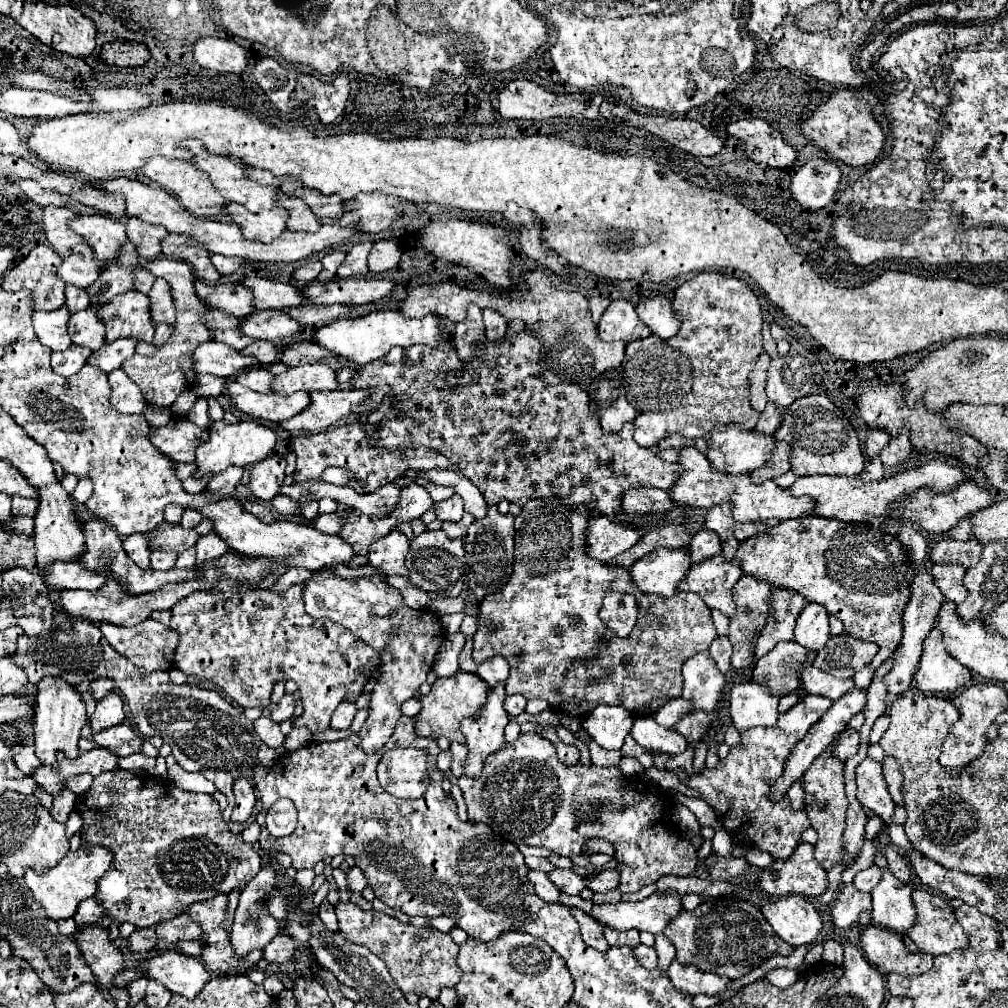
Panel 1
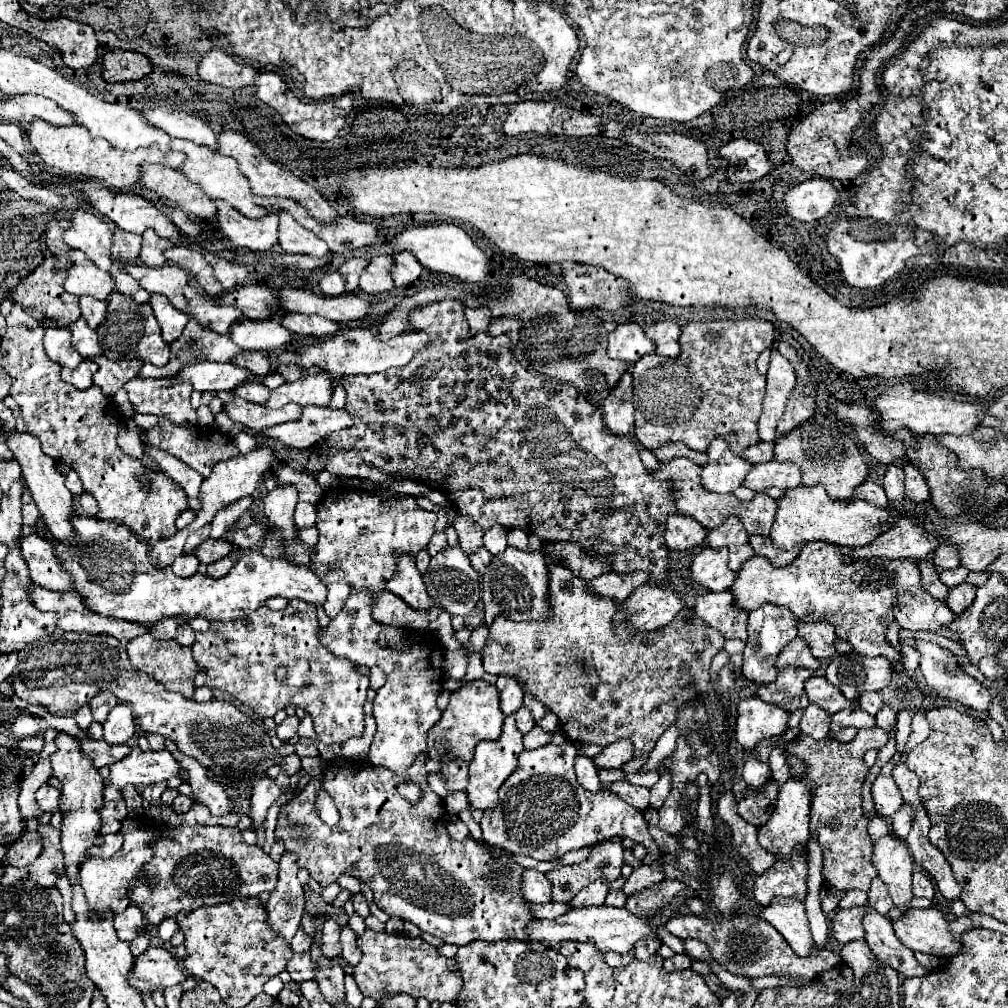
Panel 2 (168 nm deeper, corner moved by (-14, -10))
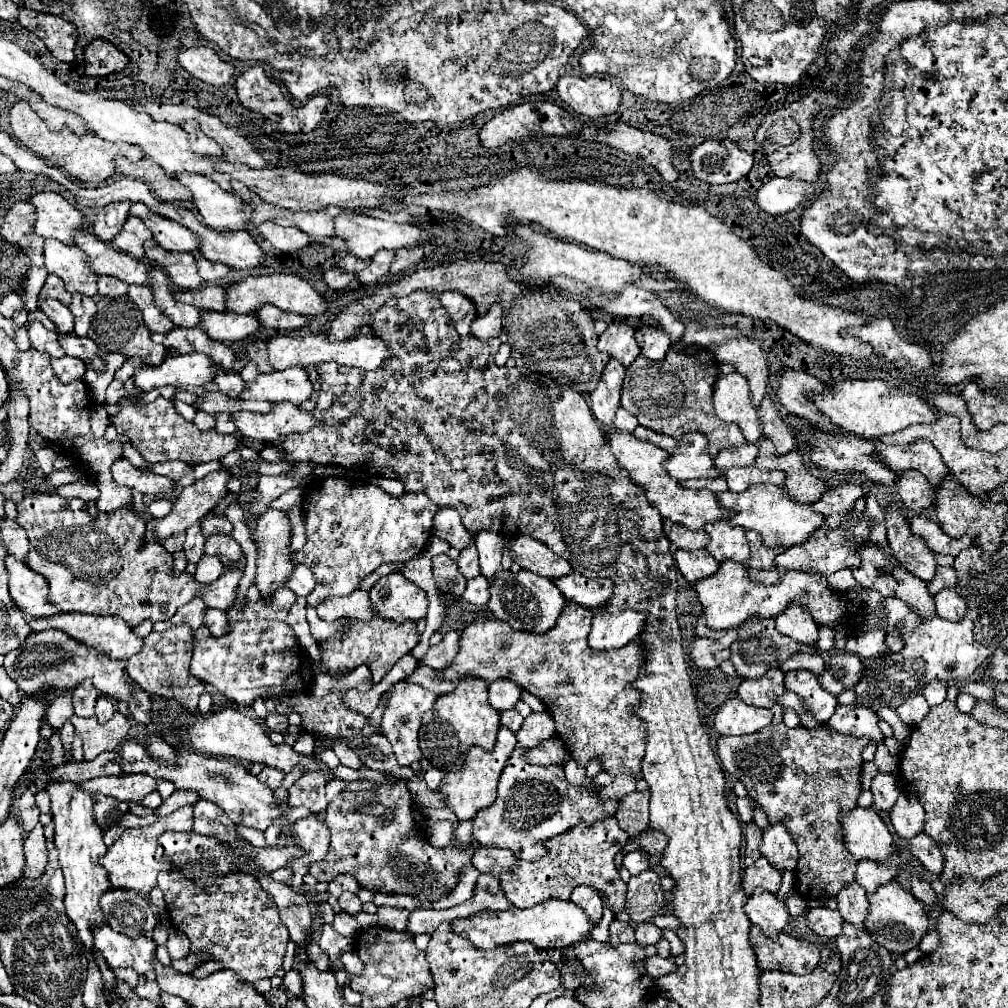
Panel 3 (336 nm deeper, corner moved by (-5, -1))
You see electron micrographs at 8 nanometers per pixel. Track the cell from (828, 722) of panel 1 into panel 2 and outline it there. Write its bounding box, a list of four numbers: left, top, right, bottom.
[758,779,810,855]

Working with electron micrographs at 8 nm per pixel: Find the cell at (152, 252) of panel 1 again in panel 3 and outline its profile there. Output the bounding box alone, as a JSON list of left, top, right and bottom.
[111,216,153,258]

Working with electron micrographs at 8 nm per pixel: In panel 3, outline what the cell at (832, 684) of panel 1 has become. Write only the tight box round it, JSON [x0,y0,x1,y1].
[785,670,837,724]

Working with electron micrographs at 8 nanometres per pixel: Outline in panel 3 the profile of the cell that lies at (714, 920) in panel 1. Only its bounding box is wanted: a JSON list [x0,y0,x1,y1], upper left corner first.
[749,926,819,974]

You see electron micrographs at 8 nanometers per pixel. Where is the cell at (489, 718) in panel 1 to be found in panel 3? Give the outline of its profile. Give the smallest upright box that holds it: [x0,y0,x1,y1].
[439,726,517,820]

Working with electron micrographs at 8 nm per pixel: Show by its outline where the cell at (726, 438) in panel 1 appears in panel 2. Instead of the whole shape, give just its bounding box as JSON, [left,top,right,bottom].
[700,439,750,493]

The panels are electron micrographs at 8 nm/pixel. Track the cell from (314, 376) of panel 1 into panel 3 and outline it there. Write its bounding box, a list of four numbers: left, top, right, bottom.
[243,368,313,404]

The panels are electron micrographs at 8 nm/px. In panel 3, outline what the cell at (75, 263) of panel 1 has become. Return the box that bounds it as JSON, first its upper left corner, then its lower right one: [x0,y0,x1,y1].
[45,240,97,296]

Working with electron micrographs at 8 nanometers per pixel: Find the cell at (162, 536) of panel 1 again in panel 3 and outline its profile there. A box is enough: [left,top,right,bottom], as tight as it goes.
[205,536,243,568]

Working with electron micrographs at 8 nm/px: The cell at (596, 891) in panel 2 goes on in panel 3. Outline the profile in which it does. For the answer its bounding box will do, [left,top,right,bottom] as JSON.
[571,886,603,924]

